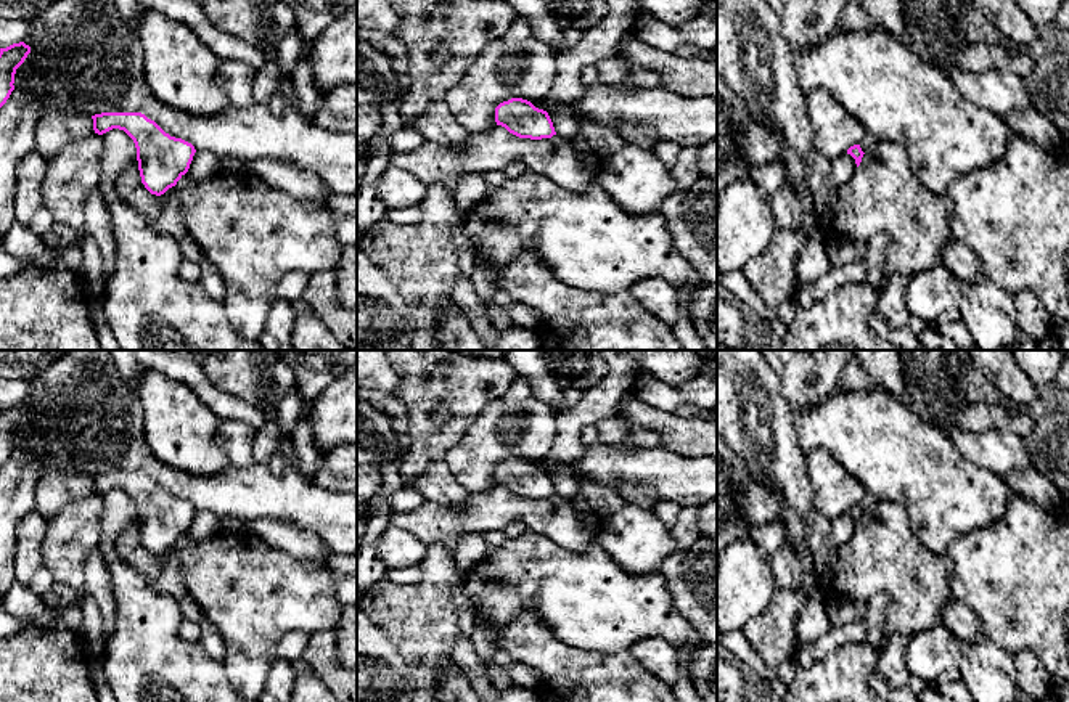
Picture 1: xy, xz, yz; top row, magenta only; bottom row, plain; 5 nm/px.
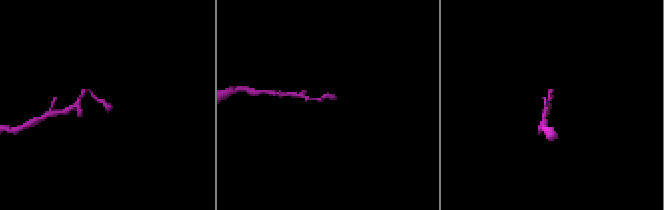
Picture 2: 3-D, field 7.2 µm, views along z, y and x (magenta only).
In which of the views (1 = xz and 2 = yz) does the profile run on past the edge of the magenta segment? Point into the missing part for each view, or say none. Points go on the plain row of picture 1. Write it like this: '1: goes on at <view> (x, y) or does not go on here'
1: does not go on here
2: does not go on here

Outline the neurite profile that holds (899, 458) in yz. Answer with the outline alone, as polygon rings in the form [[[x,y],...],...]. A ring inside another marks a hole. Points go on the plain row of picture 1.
[[[876,387],[860,394],[834,390],[821,405],[793,411],[793,419],[804,455],[826,450],[863,485],[866,493],[879,501],[902,506],[910,517],[913,533],[936,554],[944,556],[948,545],[960,535],[1000,520],[1014,493],[1001,475],[966,459],[940,427],[920,419],[884,389]]]

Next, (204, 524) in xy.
[[[199,509],[193,516],[186,535],[195,540],[207,540],[219,530],[220,530],[220,517],[207,509]]]

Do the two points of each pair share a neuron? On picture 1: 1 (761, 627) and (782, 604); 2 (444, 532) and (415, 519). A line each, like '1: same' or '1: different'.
1: same
2: same

